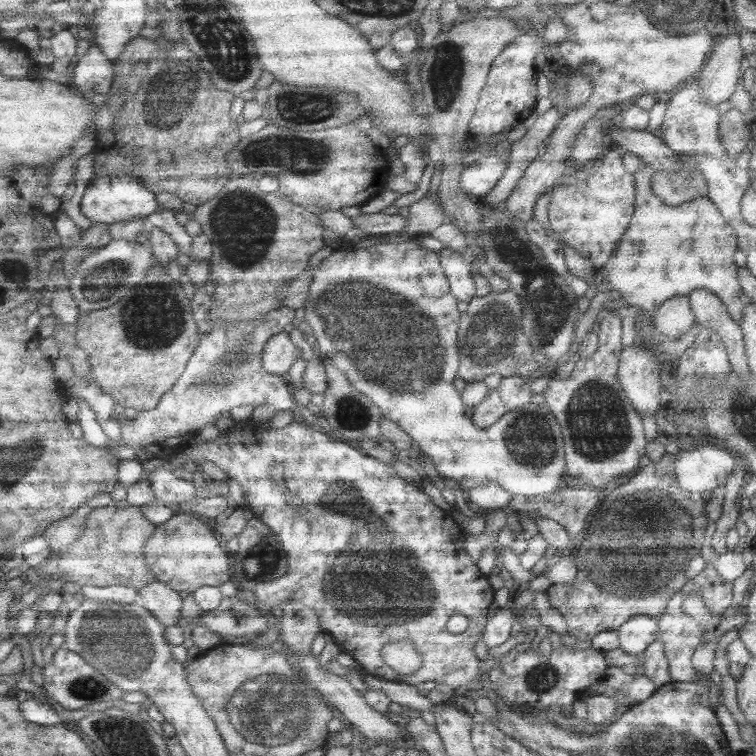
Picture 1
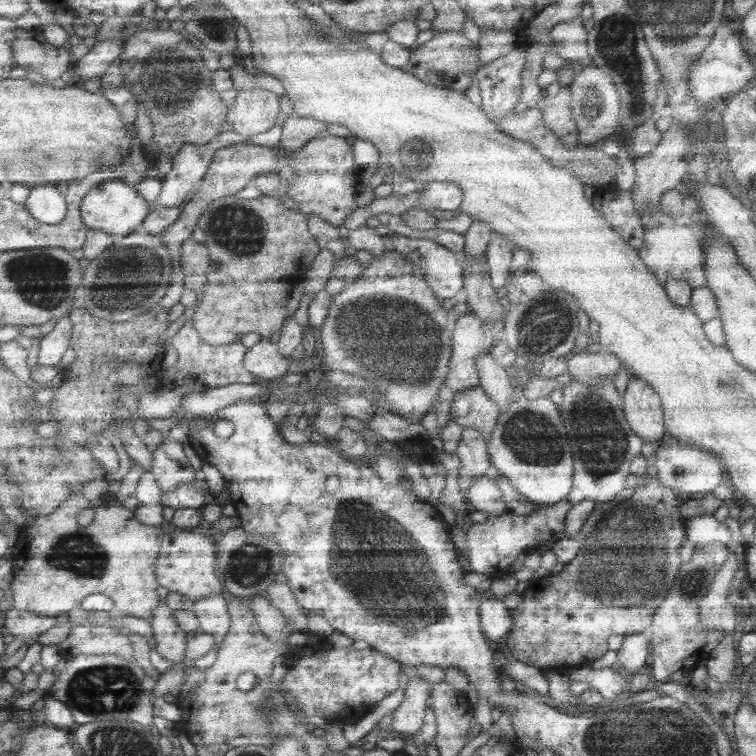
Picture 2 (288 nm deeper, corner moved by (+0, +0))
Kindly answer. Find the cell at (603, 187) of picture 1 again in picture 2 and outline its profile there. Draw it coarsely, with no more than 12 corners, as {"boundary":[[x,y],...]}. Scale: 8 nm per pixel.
{"boundary":[[617,184],[595,190],[597,212],[633,250],[643,242],[643,224],[631,190]]}

